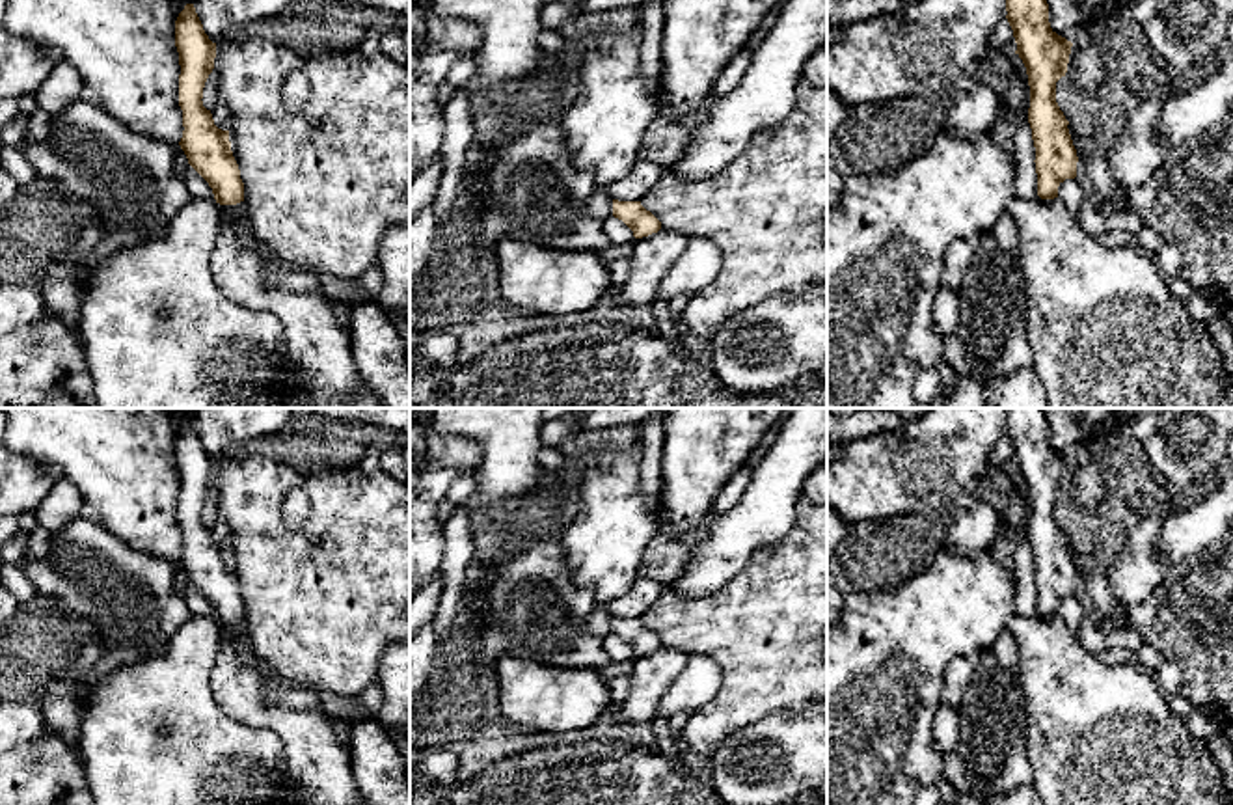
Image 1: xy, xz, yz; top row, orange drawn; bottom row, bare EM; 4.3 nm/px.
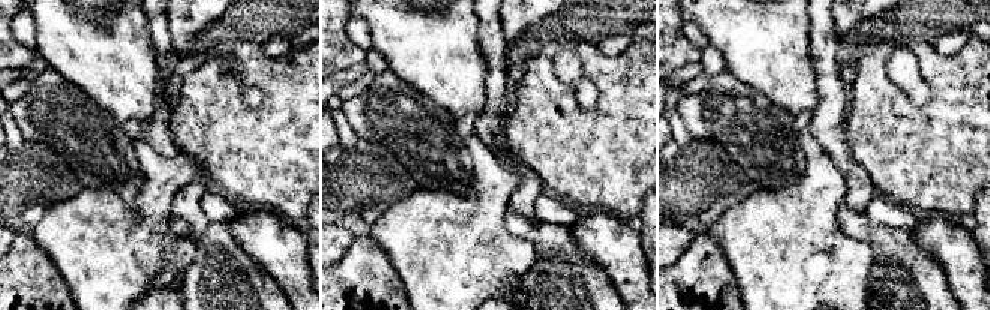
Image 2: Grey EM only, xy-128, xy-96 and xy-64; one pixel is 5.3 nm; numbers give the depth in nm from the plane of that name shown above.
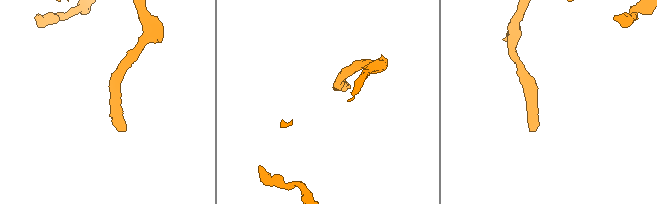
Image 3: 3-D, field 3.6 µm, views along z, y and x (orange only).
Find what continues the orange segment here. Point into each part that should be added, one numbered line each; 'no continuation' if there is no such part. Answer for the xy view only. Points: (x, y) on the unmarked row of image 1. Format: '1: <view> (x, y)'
1: xy (244, 647)

